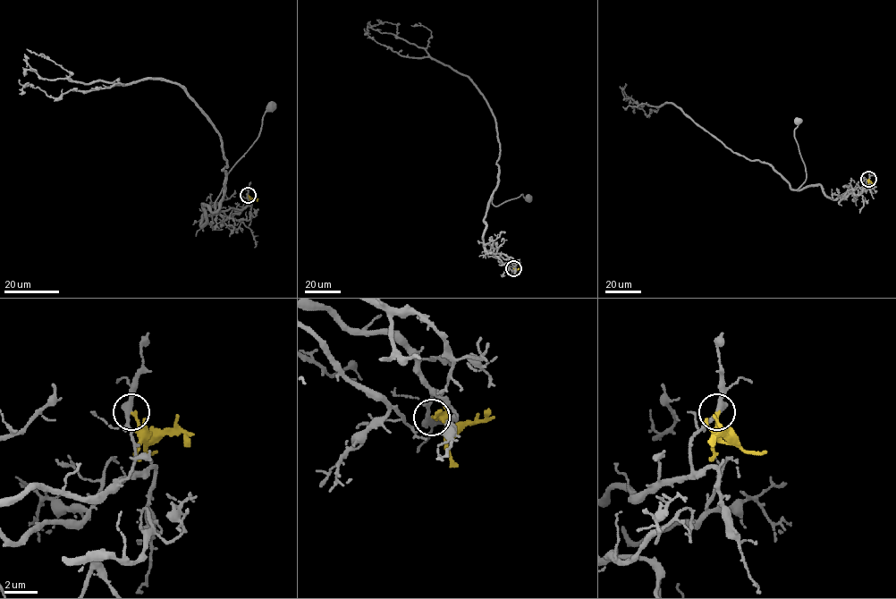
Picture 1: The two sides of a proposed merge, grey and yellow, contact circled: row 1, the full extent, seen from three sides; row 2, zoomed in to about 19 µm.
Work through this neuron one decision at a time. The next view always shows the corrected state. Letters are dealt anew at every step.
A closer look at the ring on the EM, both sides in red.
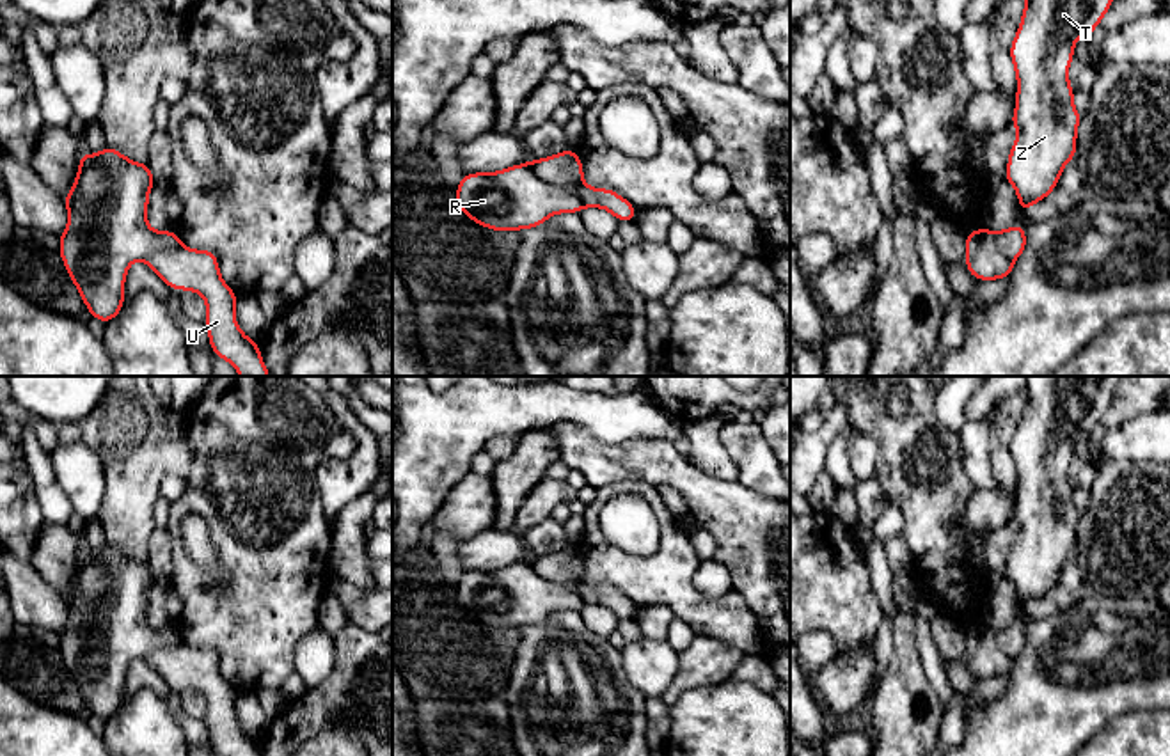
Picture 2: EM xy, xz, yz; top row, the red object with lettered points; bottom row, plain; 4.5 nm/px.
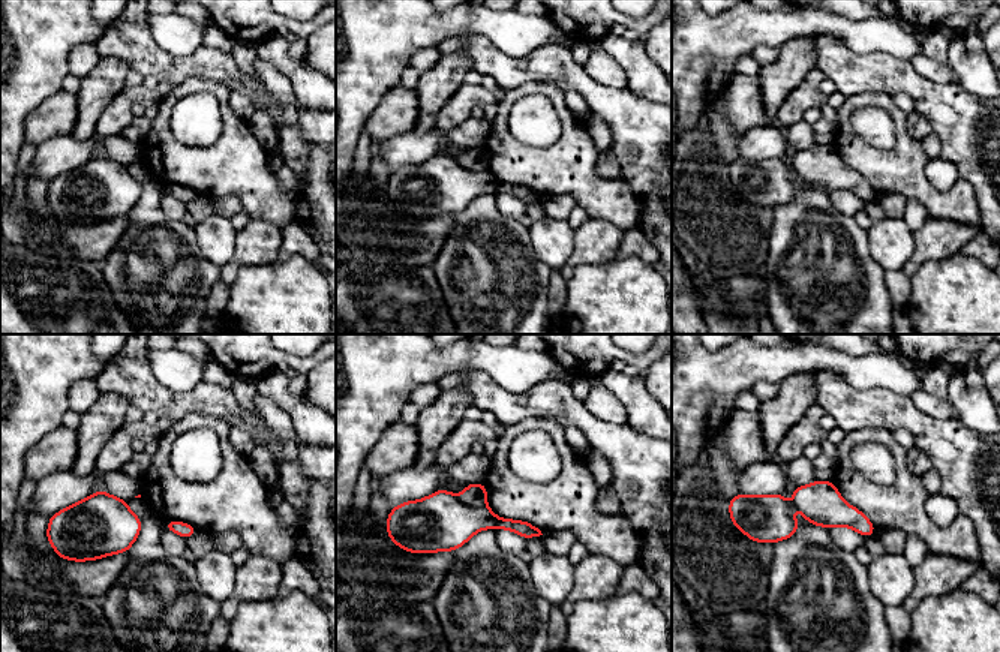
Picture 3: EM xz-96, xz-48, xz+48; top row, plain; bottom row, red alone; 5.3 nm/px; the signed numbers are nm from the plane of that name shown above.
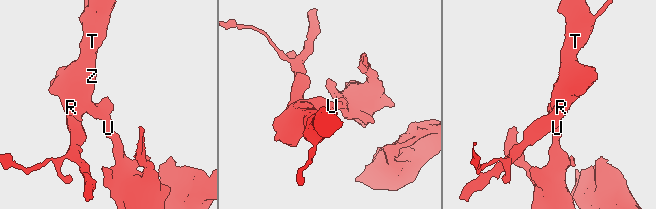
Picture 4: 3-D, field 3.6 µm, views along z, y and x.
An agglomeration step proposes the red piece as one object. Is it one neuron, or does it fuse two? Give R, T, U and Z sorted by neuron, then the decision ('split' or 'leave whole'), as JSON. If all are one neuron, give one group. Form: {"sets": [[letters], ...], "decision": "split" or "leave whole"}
{"sets": [["R", "T", "Z"], ["U"]], "decision": "split"}

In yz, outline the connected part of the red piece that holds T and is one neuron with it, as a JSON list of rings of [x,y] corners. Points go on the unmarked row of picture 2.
[[[1026,376],[1024,408],[1010,442],[1017,474],[1016,509],[1010,522],[1017,525],[1008,550],[1005,579],[1019,596],[1019,607],[1046,596],[1058,582],[1069,557],[1076,555],[1076,534],[1081,511],[1072,502],[1069,461],[1078,435],[1088,435],[1111,405],[1120,376]]]

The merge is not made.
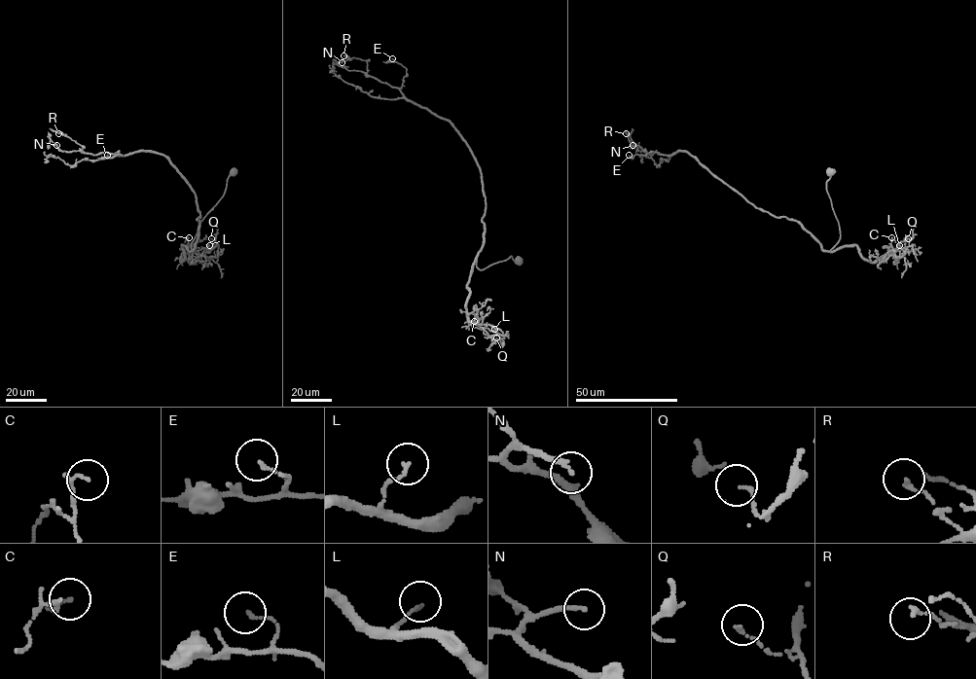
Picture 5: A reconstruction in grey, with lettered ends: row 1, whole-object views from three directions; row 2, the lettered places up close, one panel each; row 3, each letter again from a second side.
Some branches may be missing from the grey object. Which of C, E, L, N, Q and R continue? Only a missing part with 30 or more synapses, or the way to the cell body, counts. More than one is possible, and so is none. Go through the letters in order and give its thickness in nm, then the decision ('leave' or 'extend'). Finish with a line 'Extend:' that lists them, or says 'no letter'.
C: calibre 130 nm; leave
E: calibre 110 nm; leave
L: calibre 110 nm; leave
N: calibre 180 nm; extend
Q: calibre 120 nm; leave
R: calibre 90 nm; leave
Extend: N

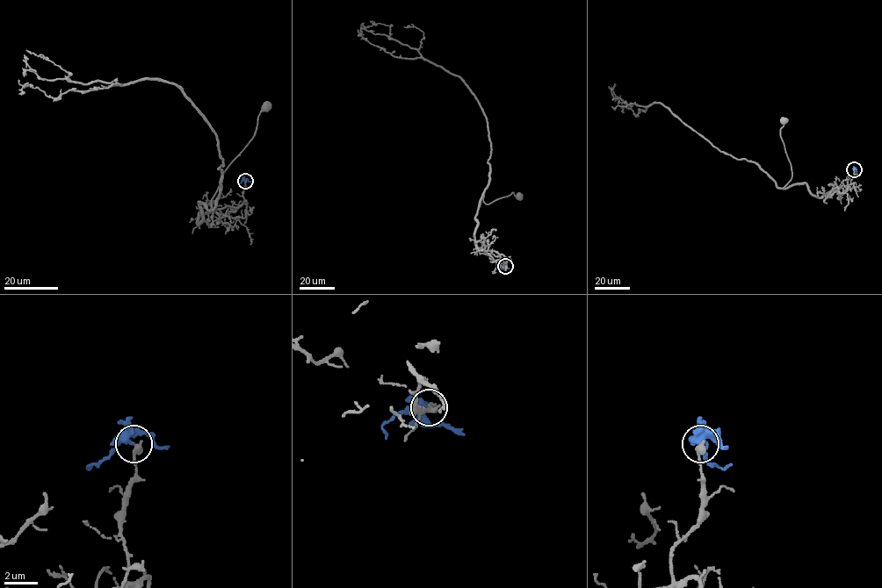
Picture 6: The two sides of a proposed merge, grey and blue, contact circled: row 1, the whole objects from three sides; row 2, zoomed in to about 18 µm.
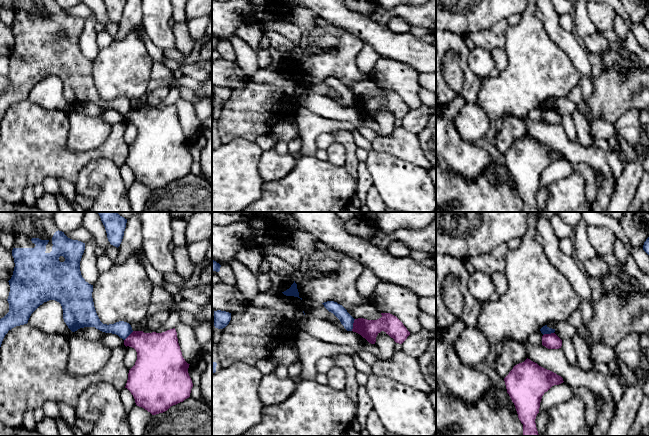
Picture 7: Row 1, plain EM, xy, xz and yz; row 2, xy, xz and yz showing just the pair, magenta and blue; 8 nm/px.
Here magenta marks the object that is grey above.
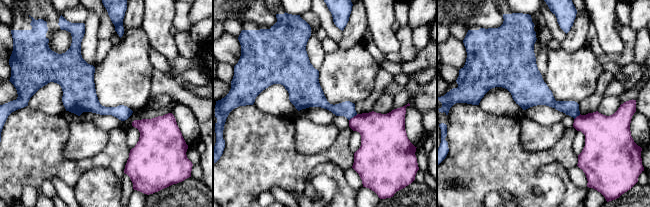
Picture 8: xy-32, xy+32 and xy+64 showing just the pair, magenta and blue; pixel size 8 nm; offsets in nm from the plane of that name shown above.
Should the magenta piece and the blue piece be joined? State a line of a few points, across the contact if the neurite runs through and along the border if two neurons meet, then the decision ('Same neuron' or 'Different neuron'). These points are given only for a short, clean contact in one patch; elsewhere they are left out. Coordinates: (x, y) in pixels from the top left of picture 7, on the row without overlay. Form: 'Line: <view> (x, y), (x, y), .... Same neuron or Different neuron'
Line: xz (355, 95), (351, 106). Different neuron

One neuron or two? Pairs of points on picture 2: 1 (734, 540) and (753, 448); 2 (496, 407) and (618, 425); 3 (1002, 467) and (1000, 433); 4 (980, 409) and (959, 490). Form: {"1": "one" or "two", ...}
{"1": "two", "2": "one", "3": "one", "4": "two"}

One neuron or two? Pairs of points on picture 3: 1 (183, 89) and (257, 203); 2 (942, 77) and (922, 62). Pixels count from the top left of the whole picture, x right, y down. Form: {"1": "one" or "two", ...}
{"1": "one", "2": "one"}

